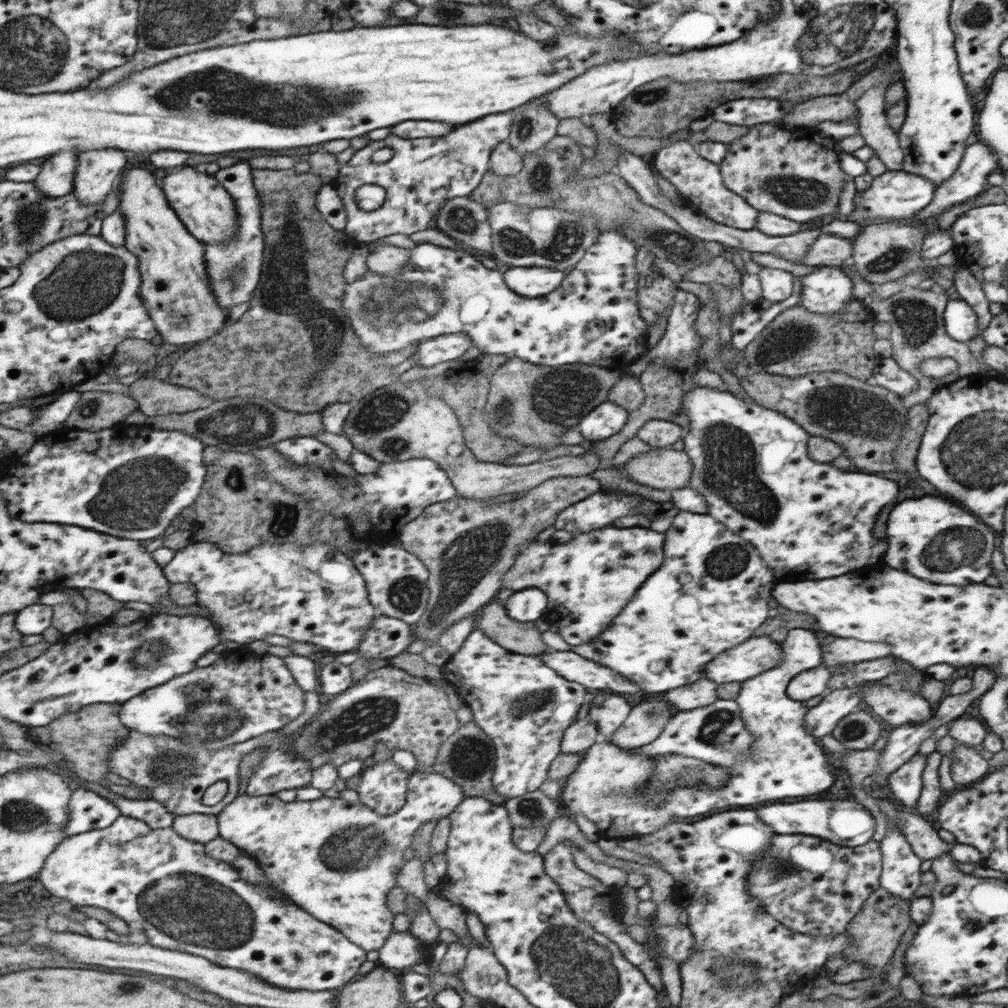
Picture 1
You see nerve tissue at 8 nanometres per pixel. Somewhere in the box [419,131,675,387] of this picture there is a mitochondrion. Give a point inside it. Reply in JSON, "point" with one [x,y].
{"point":[565,241]}

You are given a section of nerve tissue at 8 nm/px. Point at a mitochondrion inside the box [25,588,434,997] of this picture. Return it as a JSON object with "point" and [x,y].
{"point":[191,909]}

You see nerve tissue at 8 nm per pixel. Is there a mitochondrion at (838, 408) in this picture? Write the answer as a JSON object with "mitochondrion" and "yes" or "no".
{"mitochondrion":"yes"}

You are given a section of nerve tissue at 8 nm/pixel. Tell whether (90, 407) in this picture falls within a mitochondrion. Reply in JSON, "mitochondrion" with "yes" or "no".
{"mitochondrion":"yes"}

